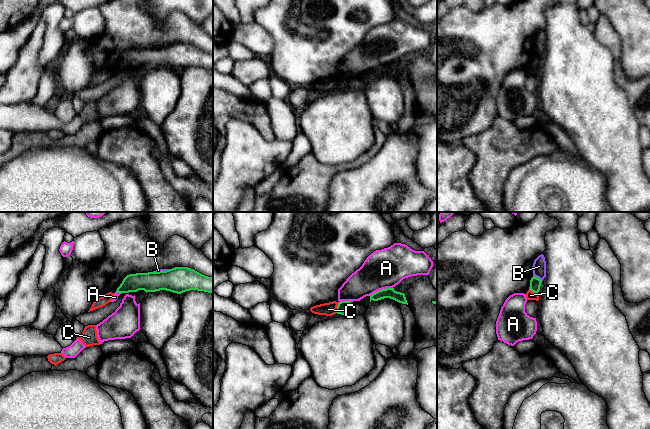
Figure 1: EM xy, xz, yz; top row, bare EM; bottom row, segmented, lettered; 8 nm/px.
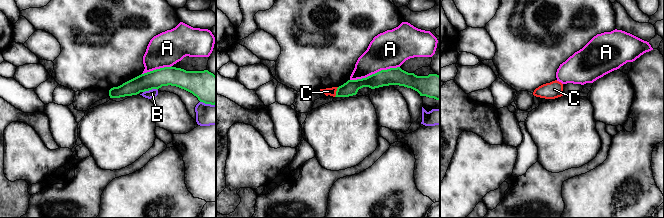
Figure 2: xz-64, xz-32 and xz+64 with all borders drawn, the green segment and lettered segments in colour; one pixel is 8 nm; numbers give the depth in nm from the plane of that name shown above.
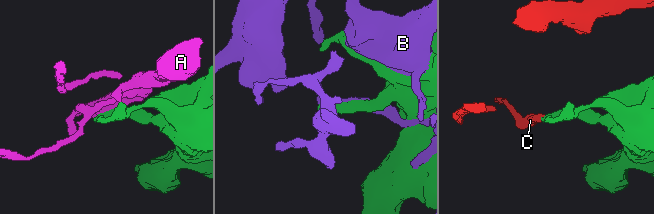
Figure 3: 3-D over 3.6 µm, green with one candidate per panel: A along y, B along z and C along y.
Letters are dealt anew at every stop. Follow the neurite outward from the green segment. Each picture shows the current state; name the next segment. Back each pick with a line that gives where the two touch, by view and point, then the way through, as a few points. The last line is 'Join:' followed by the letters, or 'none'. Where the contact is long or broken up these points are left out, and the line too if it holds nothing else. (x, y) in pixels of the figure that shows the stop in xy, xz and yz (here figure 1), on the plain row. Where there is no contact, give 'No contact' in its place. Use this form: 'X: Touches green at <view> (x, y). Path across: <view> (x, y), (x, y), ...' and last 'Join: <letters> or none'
Join: none

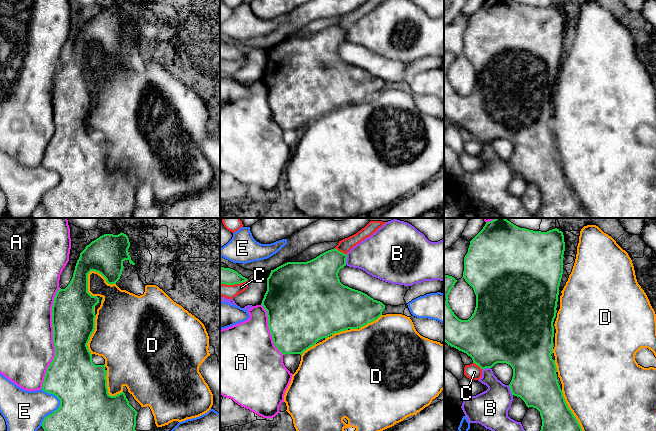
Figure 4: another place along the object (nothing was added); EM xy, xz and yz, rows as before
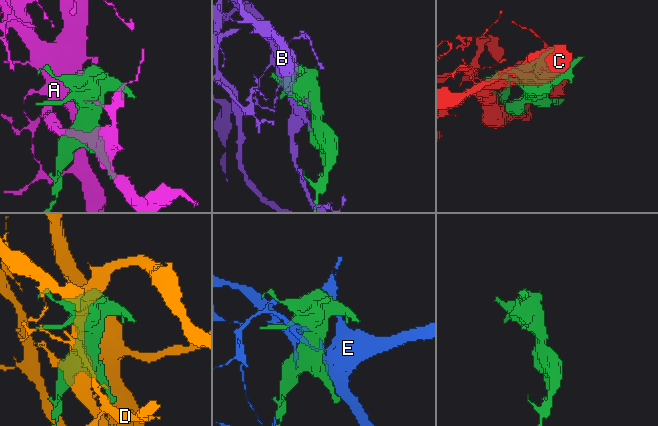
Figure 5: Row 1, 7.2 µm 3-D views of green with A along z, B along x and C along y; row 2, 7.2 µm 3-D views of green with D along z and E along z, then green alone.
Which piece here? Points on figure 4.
D: Touches green at xy (102, 51)
Join: D

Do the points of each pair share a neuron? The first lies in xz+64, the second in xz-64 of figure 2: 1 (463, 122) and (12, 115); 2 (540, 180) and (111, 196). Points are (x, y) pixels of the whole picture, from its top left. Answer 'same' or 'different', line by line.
1: same
2: different

